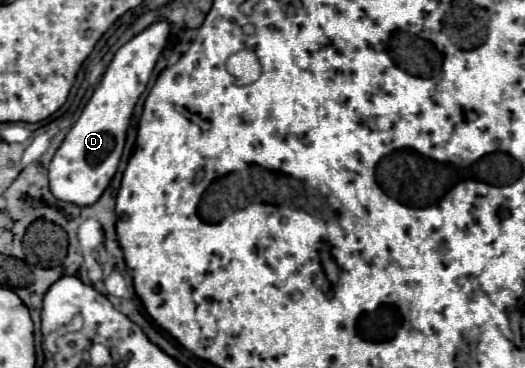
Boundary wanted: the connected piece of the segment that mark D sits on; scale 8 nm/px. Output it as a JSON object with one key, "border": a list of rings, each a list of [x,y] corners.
{"border":[[[156,21],[114,53],[114,59],[110,61],[102,81],[94,89],[94,95],[86,103],[76,125],[68,131],[66,139],[62,141],[60,149],[56,151],[48,167],[50,191],[54,193],[56,199],[82,207],[92,205],[110,185],[122,157],[126,129],[134,105],[150,81],[152,69],[168,43],[168,35],[170,35],[170,23]]]}

